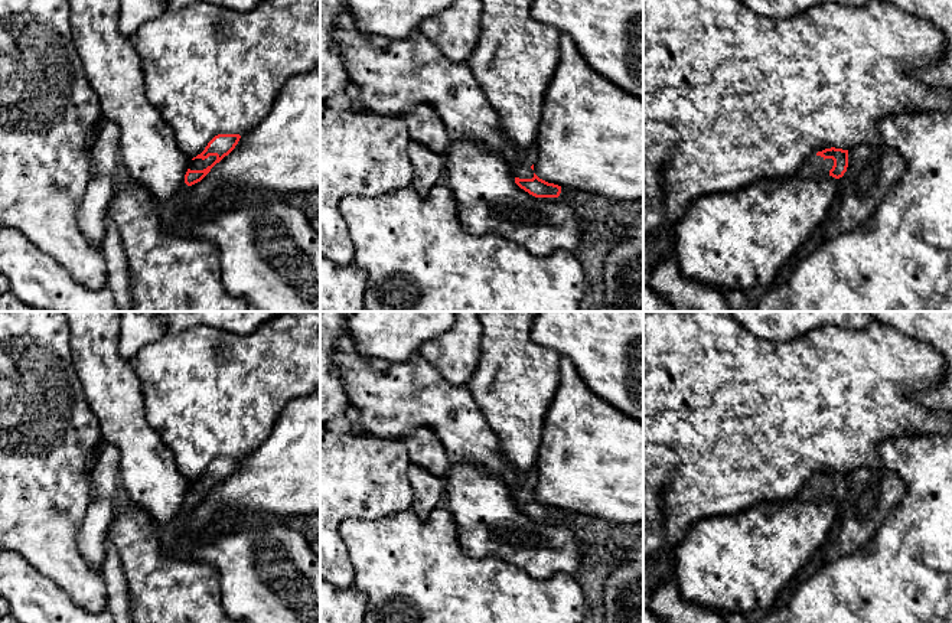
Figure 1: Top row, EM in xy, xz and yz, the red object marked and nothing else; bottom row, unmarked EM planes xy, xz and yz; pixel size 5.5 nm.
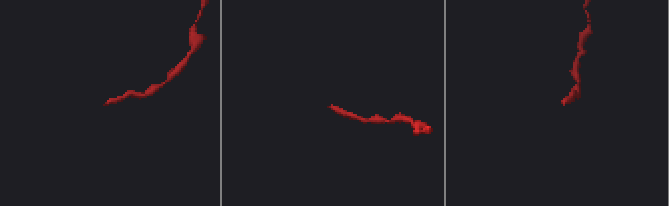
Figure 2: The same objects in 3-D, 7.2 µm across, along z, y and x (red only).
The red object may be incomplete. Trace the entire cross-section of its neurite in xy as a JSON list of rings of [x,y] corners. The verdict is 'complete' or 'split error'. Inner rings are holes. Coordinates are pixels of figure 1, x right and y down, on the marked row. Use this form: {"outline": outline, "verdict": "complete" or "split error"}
{"outline": [[[218,134],[205,150],[192,159],[192,163],[185,174],[185,185],[192,186],[200,182],[211,169],[228,156],[238,144],[239,134]]], "verdict": "split error"}

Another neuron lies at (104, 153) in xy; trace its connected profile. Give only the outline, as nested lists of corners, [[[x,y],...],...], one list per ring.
[[[101,117],[97,136],[91,146],[91,176],[78,209],[76,222],[89,244],[102,247],[105,235],[105,215],[114,195],[114,180],[120,163],[120,128]]]

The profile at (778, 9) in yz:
[[[740,0],[753,12],[773,19],[788,19],[803,13],[818,4],[837,3],[848,7],[860,7],[870,0]]]

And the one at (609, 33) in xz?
[[[534,0],[531,14],[570,36],[591,69],[643,101],[643,0]]]

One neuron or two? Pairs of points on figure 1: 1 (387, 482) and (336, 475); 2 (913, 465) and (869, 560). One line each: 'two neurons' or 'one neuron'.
1: one neuron
2: one neuron

